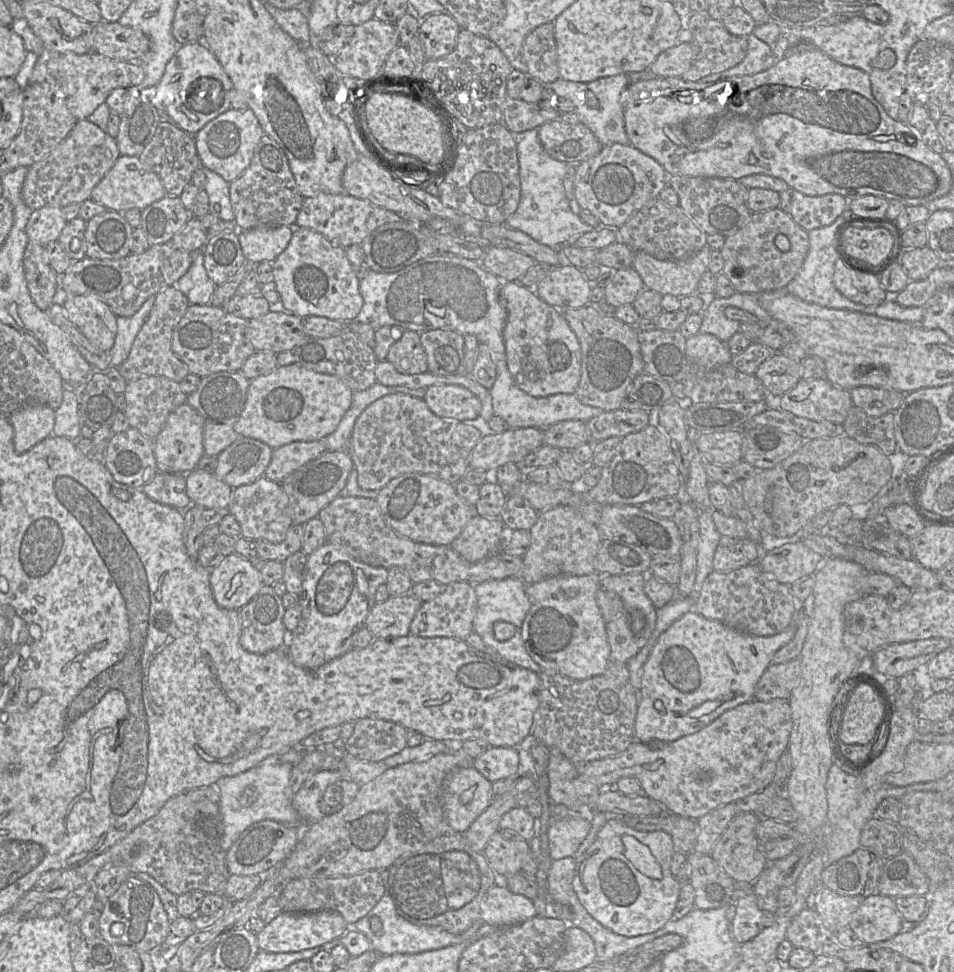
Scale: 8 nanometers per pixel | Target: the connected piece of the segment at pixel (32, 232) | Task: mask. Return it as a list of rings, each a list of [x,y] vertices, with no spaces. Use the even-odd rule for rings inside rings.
[[[44,206],[34,210],[26,224],[28,239],[44,246],[56,241],[67,224],[61,208]]]

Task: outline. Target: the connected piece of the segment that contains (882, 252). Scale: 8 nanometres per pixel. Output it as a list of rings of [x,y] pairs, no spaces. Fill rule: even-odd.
[[[884,223],[851,226],[843,234],[845,252],[871,266],[880,264],[894,251],[895,235]]]

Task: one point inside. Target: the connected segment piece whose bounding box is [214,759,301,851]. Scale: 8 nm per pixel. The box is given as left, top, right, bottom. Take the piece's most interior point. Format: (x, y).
(258, 794)

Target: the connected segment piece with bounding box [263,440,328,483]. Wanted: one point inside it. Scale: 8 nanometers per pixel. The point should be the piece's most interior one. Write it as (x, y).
(286, 459)

